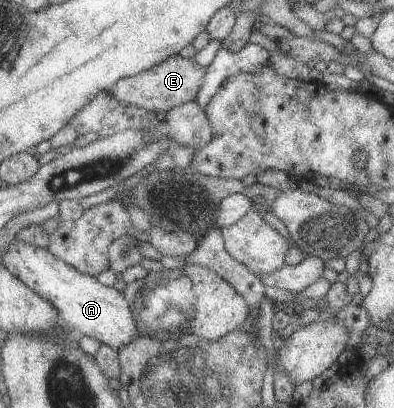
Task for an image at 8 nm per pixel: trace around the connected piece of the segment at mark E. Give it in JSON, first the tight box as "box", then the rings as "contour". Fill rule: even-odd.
{"box":[110,54,207,113],"contour":[[[178,54],[170,56],[152,69],[120,79],[111,85],[110,91],[120,103],[135,105],[148,111],[167,113],[174,106],[196,101],[206,72],[207,68],[200,66],[195,59],[184,58]]]}

